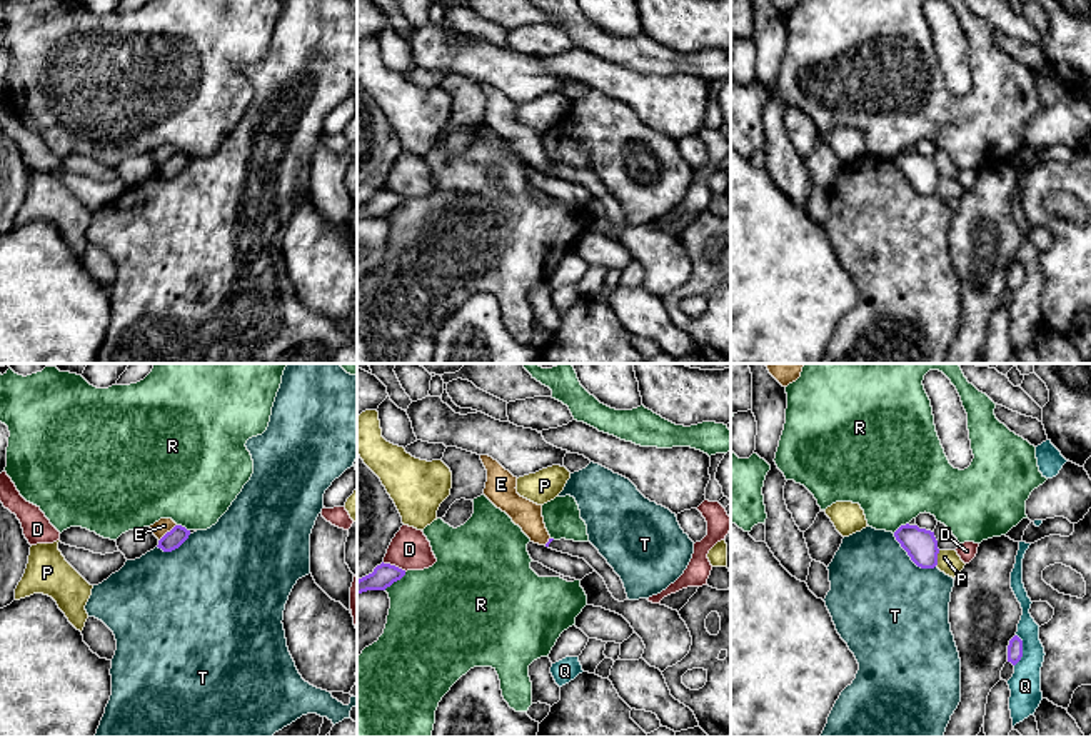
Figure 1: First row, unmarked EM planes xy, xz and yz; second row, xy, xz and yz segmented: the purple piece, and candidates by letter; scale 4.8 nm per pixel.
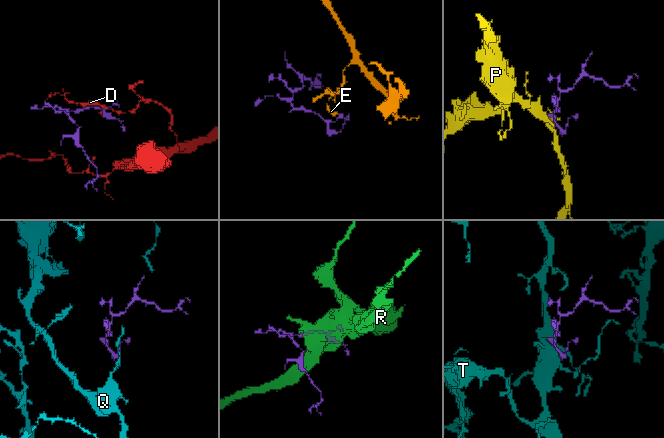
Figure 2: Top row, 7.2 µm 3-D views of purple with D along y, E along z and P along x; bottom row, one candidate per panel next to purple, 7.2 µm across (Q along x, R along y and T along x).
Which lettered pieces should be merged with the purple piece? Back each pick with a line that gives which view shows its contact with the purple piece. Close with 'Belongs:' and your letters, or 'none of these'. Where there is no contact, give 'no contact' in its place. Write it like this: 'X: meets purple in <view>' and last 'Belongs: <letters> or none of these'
Belongs: none of these

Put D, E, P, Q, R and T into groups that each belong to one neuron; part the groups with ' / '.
D / E / P / Q / R / T

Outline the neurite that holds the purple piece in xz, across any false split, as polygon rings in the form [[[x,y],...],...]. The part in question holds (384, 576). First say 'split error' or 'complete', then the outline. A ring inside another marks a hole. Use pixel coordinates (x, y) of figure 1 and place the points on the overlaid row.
complete; [[[382,562],[374,569],[372,574],[357,580],[357,594],[367,592],[367,590],[385,590],[394,582],[400,580],[404,575],[405,575],[405,570]]]

